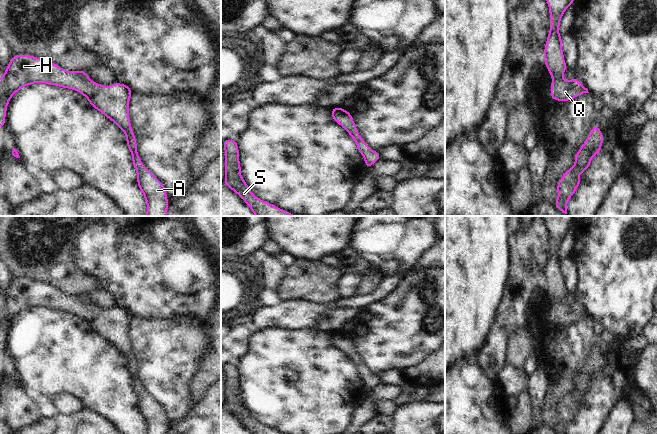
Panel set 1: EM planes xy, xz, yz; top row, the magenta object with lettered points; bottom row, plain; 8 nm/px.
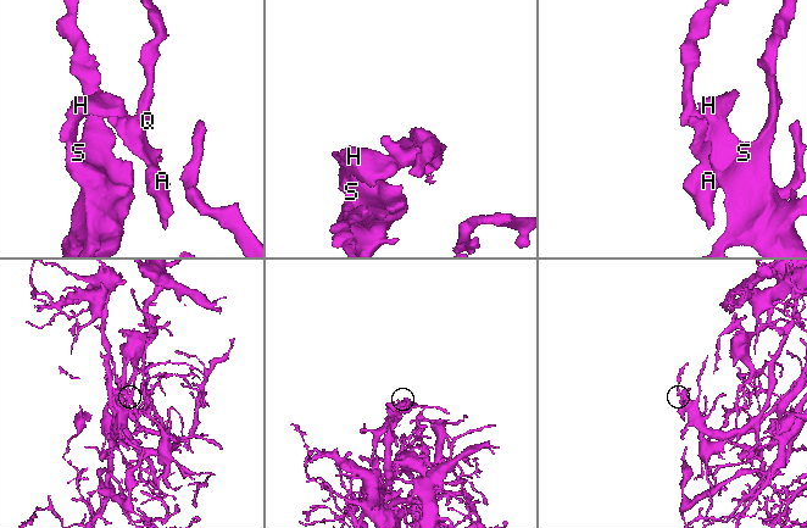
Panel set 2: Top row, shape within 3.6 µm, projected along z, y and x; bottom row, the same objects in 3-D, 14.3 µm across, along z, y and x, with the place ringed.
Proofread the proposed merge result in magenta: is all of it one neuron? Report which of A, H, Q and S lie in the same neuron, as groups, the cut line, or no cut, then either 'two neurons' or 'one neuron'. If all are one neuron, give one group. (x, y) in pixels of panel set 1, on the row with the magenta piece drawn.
A H Q S; no cut; one neuron

